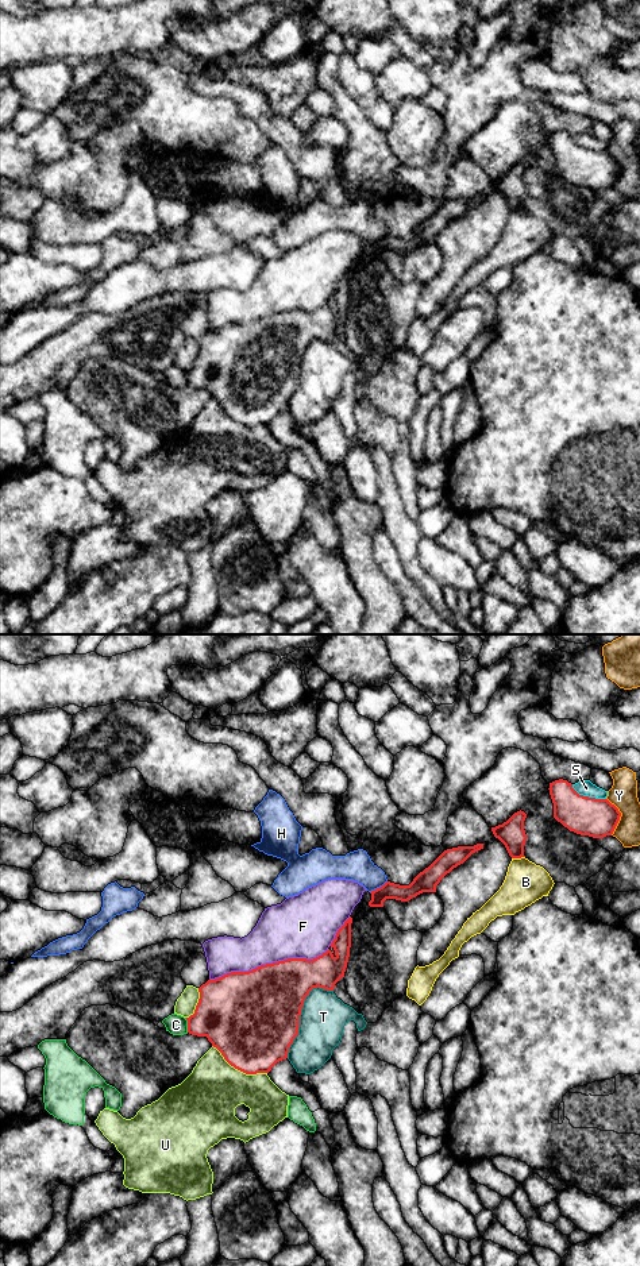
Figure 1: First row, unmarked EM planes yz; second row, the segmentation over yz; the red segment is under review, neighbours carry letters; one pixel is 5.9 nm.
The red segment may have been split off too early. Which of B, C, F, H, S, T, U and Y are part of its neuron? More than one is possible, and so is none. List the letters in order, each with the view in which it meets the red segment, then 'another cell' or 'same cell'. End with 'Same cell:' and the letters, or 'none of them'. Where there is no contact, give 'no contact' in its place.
B: meets red in yz; another cell
C: meets red in yz; another cell
F: meets red in yz; another cell
H: meets red in yz; another cell
S: meets red in yz; another cell
T: meets red in yz; another cell
U: meets red in yz; another cell
Y: meets red in yz; another cell
Same cell: none of them

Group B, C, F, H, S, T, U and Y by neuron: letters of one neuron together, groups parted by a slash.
B / C / F / H / S / T / U / Y

